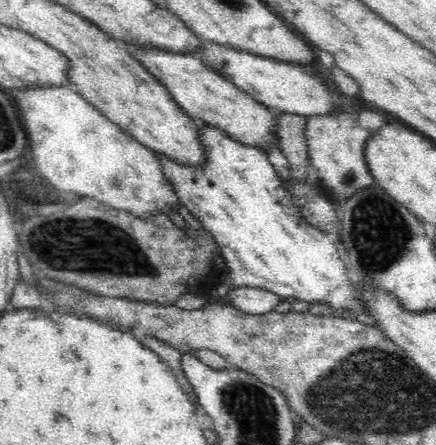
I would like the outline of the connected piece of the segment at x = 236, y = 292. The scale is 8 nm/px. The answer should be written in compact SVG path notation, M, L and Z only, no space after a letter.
M234 288L225 297L225 301L232 303L234 307L242 309L242 312L250 314L264 314L272 311L273 308L284 300L289 300L278 296L273 292L263 288Z

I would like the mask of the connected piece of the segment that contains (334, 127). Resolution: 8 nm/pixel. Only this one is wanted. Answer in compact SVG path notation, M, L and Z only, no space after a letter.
M345 108L335 116L310 116L307 120L309 159L318 170L320 186L334 200L376 185L365 159L366 142L371 134L359 126L357 118L356 114L350 114L350 108Z

